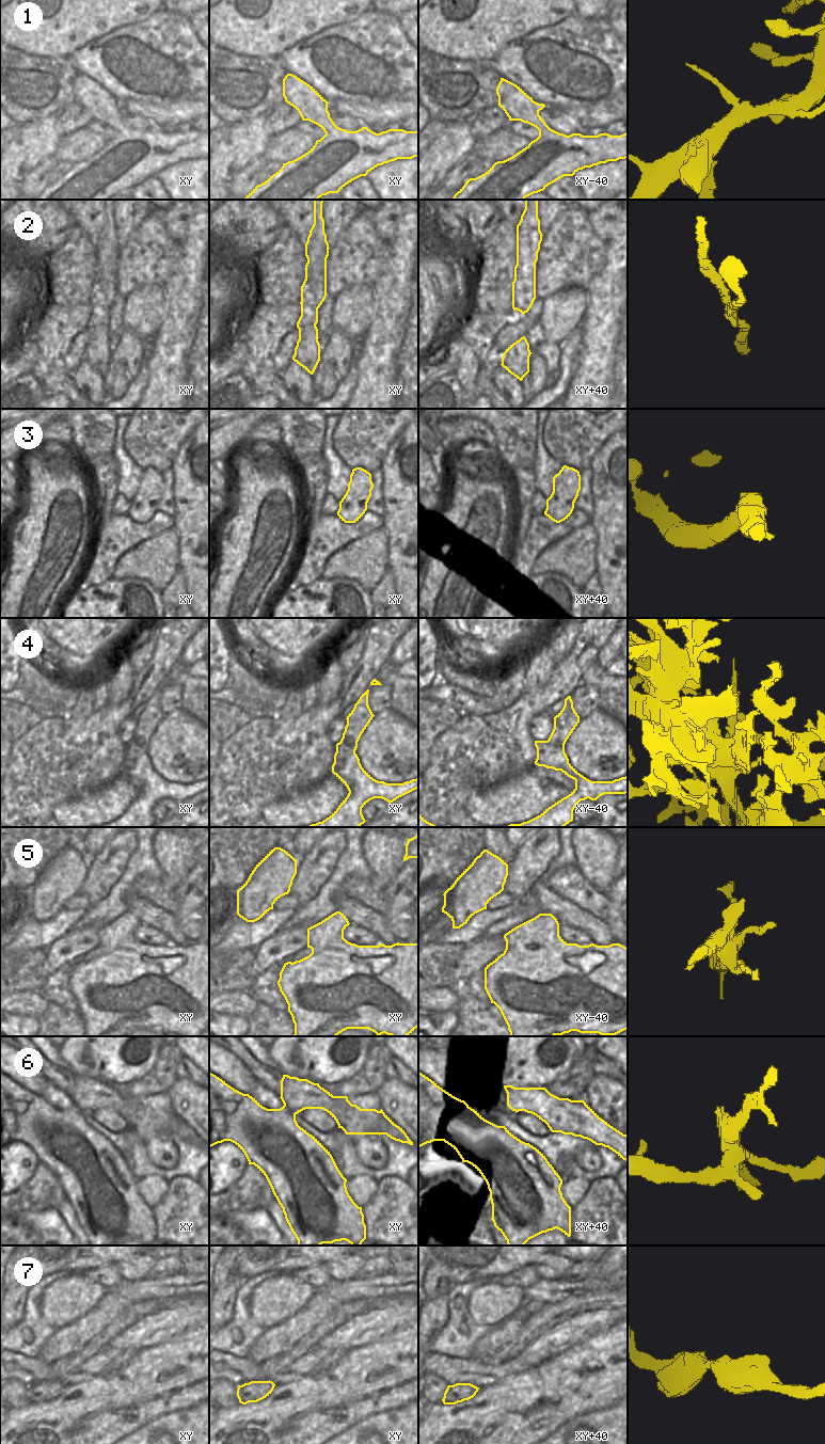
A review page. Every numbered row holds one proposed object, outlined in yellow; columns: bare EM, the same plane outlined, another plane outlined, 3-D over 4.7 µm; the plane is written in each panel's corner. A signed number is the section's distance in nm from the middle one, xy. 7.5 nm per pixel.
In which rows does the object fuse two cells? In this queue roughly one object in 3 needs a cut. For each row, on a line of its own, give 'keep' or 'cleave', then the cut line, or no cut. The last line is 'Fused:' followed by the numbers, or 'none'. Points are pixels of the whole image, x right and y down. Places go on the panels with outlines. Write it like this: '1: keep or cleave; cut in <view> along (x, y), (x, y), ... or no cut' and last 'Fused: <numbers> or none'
1: keep; no cut
2: cleave; cut in xy along (301, 303), (307, 303), (317, 308)
3: keep; no cut
4: cleave; cut in xy along (354, 752), (350, 754), (332, 771)
5: keep; no cut
6: cleave; cut in xy along (319, 1085), (311, 1091), (305, 1108)
7: keep; no cut
Fused: 2, 4, 6

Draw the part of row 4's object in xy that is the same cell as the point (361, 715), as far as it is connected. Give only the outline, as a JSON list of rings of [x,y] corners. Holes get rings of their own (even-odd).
[[[369,689],[362,694],[354,704],[353,710],[346,718],[347,725],[343,737],[340,742],[336,744],[332,771],[335,771],[348,756],[355,753],[358,742],[362,733],[375,716],[368,705],[368,693]]]

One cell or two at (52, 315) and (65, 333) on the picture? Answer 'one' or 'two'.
one

